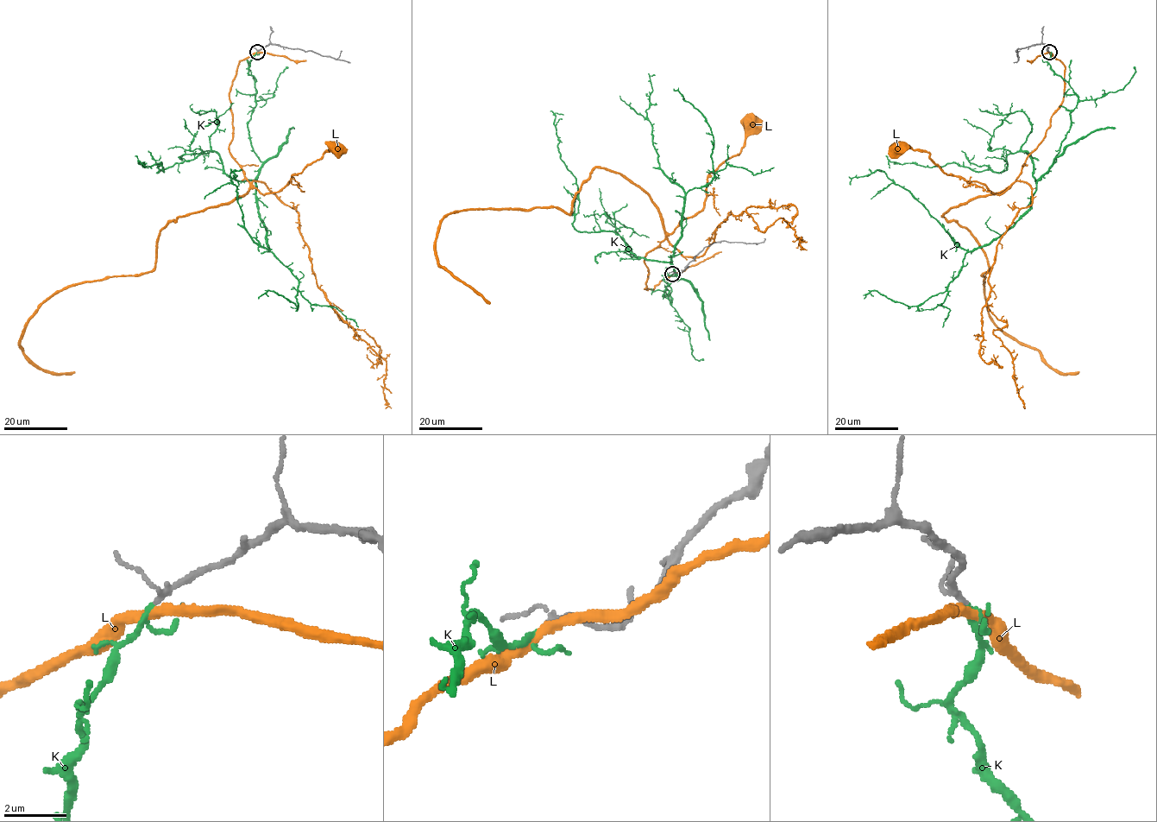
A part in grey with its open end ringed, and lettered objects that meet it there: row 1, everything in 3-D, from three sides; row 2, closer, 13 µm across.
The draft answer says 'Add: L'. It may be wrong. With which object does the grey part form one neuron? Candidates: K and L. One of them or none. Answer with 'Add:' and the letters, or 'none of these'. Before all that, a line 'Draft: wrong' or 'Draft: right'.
Draft: wrong
Add: K

